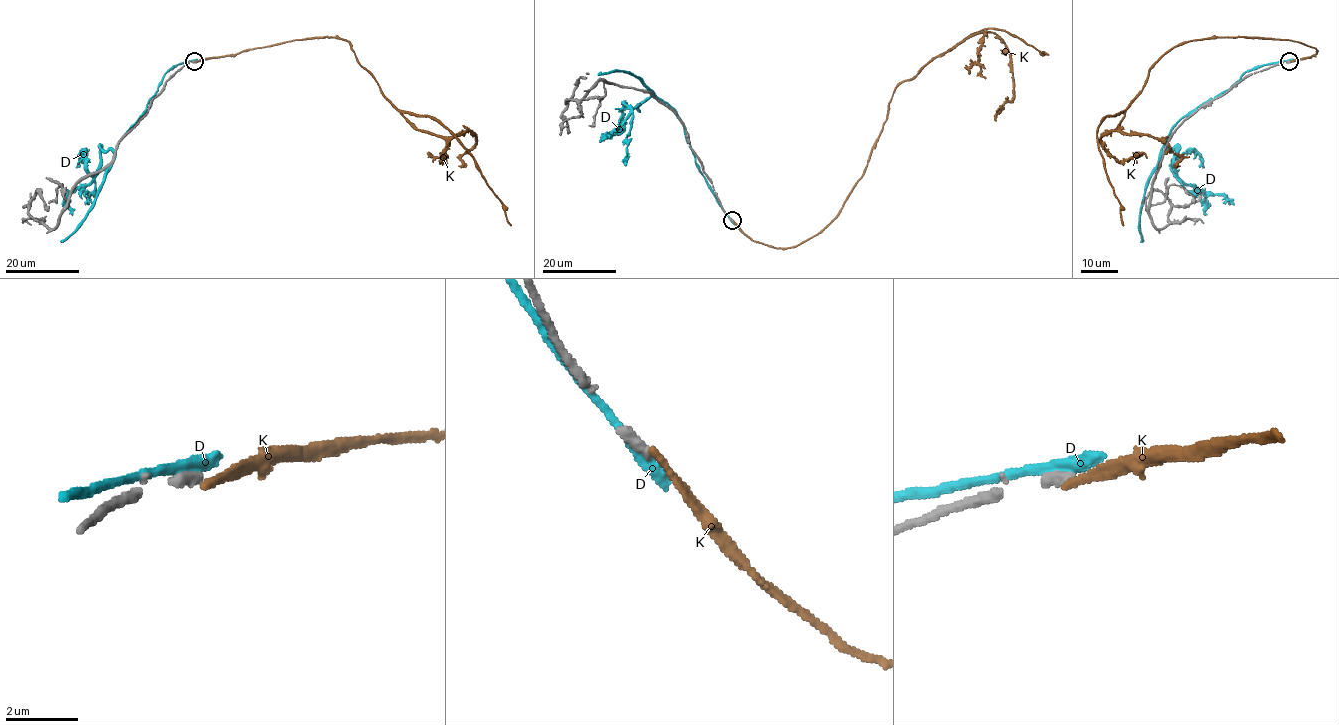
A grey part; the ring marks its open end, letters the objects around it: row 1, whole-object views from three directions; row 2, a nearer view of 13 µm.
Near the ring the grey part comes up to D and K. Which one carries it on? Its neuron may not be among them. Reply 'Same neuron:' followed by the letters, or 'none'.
Same neuron: none

